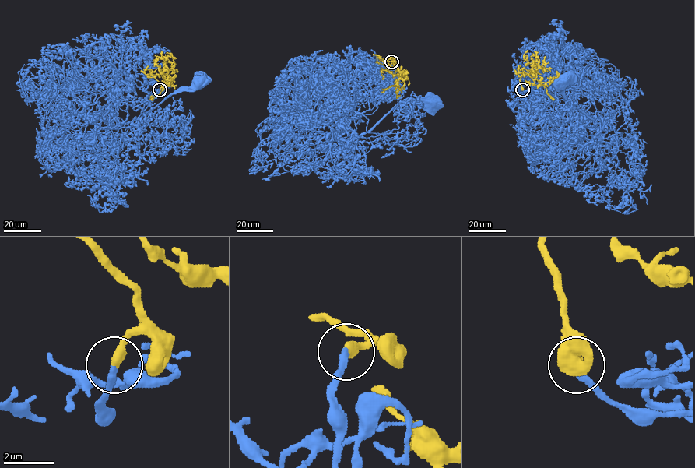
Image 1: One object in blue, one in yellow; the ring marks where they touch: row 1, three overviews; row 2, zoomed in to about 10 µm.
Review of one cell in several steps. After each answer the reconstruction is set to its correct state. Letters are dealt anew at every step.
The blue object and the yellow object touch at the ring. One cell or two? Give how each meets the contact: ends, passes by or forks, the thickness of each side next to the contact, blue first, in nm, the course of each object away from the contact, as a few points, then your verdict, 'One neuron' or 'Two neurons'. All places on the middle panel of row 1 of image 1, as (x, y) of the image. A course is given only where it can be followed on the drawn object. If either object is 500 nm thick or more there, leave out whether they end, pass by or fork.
At the ring blue ends. At the ring yellow ends. Thickness 280 nm (blue) against 400 nm. Course of blue: (391, 61), (388, 80), (368, 98), (370, 109), (342, 119), (339, 136), (358, 138), (401, 103), (432, 102). Course of yellow: (391, 61), (393, 61), (387, 60), (391, 62), (395, 72), (400, 69), (397, 96), (400, 95). One neuron

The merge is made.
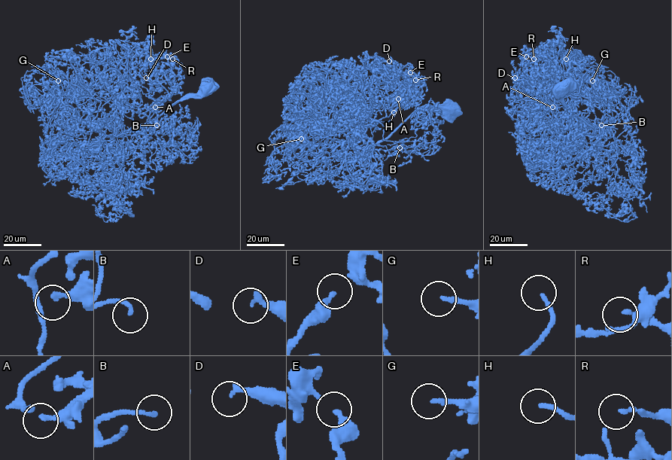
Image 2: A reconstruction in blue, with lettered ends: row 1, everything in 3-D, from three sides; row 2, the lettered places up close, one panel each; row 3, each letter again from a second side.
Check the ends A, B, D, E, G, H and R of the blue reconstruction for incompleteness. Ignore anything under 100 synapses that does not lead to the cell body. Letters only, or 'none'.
B, G, H

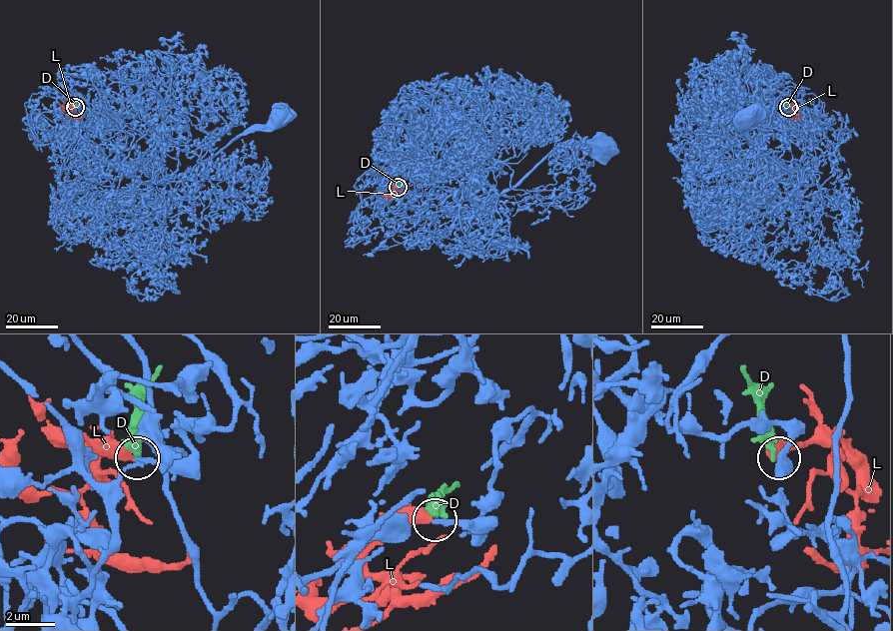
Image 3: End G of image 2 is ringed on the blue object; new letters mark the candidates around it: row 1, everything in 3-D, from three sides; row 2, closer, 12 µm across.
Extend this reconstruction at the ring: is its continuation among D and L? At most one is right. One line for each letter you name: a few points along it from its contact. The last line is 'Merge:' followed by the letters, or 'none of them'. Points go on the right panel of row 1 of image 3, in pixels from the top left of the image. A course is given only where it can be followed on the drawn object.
L: it runs (788, 107), (793, 105), (796, 117), (791, 116)
Merge: L

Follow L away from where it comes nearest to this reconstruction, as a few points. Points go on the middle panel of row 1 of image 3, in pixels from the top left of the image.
L: (398, 187), (394, 188), (393, 195), (405, 190)

